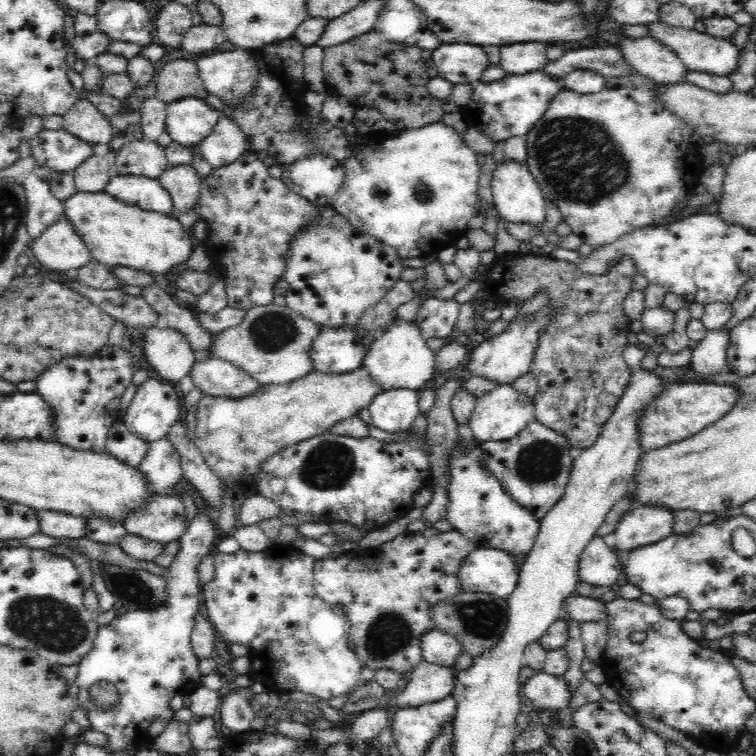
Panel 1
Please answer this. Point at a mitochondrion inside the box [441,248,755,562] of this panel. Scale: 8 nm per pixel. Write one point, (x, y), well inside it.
(539, 463)

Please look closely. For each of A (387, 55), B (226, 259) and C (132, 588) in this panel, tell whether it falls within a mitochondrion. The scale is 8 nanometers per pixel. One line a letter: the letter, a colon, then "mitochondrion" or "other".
A: other
B: other
C: mitochondrion

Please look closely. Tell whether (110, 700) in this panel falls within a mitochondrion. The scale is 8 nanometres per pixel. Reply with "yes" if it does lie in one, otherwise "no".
yes

